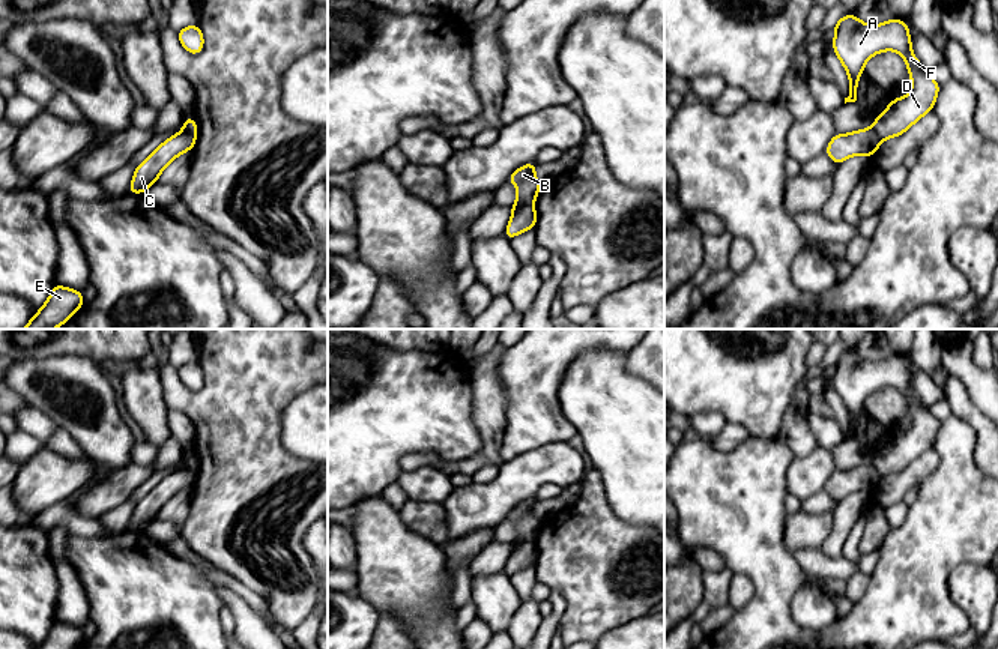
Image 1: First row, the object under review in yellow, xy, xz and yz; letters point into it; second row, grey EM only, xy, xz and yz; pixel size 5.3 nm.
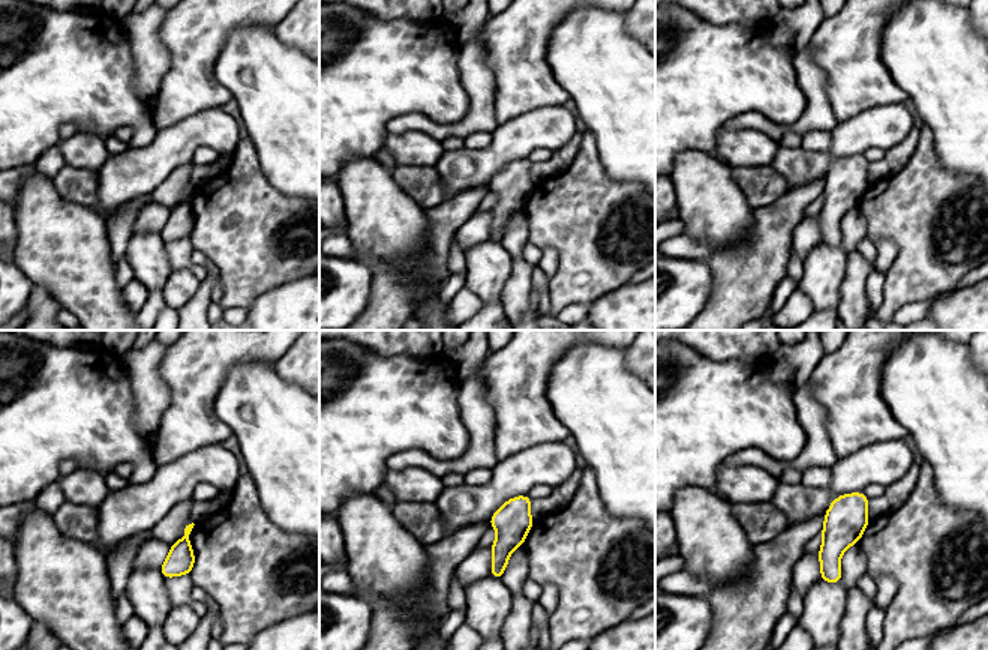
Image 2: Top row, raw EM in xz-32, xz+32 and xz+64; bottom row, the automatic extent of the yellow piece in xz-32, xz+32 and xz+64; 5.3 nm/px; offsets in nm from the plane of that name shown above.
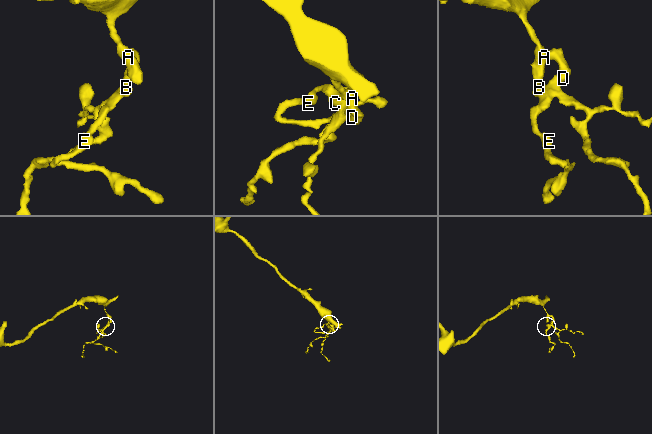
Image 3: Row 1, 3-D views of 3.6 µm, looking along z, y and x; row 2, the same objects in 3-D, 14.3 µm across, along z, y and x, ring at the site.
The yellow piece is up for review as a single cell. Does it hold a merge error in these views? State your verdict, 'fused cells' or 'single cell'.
fused cells

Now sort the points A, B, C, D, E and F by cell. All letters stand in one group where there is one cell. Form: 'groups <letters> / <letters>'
groups A D F / B C E

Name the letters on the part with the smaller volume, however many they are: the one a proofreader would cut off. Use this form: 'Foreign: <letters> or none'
Foreign: B, C, E

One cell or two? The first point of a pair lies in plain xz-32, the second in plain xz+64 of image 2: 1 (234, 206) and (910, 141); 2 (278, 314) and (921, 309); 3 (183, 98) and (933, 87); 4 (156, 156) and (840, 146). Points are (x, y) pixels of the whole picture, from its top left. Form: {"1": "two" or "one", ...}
{"1": "two", "2": "two", "3": "two", "4": "one"}

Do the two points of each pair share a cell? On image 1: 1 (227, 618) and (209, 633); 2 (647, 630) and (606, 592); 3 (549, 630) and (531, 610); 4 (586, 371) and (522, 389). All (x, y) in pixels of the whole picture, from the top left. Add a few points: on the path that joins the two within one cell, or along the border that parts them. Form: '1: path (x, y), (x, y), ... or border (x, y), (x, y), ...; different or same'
1: border (224, 606), (220, 613), (223, 633); different
2: border (645, 613), (603, 633); different
3: border (544, 619), (535, 633); different
4: border (586, 350), (561, 383), (564, 413); different

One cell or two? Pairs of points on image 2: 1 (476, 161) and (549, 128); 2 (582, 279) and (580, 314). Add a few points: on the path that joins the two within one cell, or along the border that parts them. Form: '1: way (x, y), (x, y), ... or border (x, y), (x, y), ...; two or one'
1: way (494, 158), (511, 140), (531, 131); one
2: border (589, 302), (567, 305), (556, 314); two

